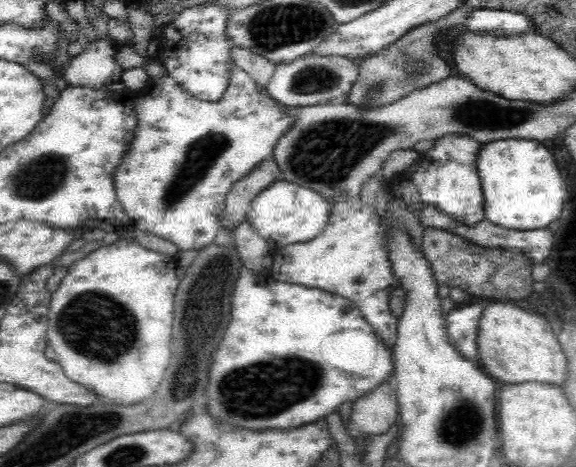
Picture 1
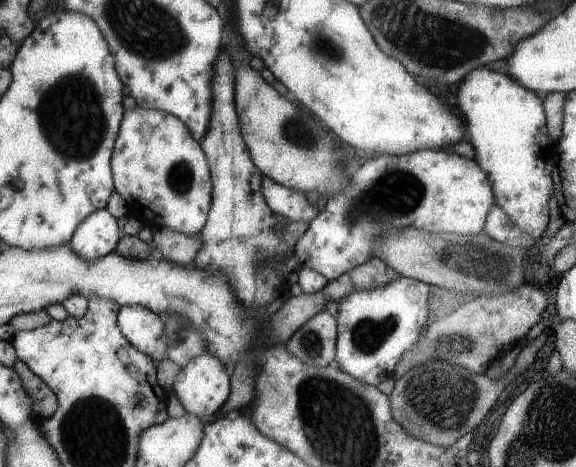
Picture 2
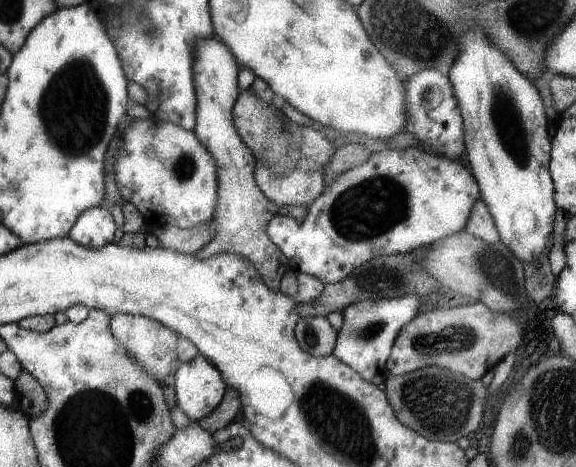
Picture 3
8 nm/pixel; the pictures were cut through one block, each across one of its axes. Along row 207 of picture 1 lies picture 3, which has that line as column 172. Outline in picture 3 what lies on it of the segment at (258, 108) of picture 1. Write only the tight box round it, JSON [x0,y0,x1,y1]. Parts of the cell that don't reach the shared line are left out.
[112,116,220,228]

